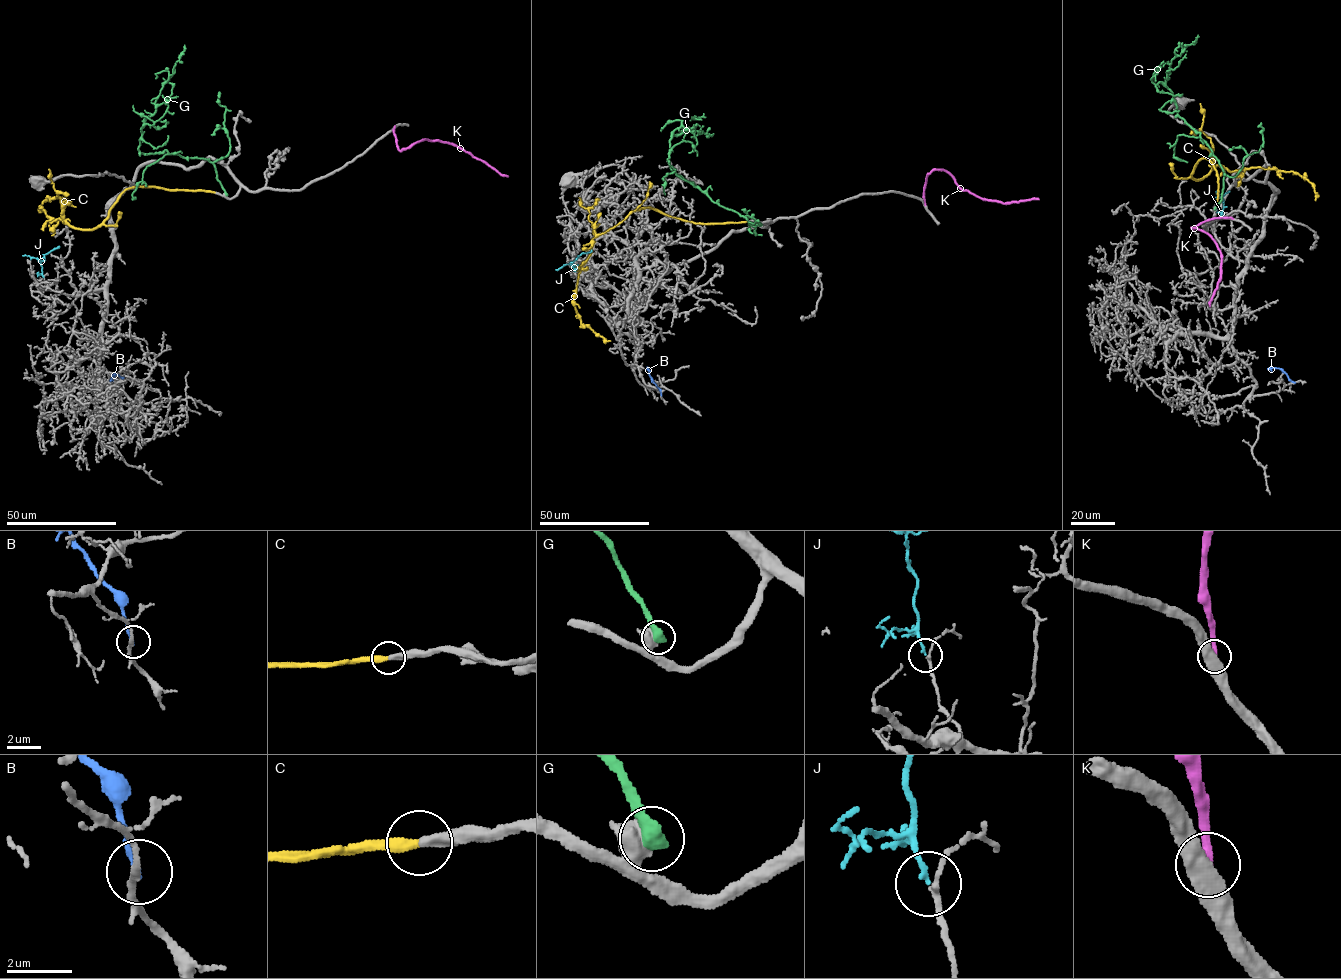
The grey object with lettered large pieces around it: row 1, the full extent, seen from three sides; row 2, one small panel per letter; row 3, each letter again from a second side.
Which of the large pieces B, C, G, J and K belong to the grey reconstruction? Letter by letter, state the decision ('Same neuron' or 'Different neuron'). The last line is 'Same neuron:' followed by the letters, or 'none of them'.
B: Different neuron
C: Same neuron
G: Different neuron
J: Same neuron
K: Different neuron
Same neuron: C, J

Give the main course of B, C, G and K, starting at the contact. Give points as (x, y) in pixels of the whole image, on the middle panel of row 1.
B: (661, 395), (647, 367)
C: (746, 221), (694, 223), (649, 207), (629, 213), (592, 239), (573, 305), (582, 325), (610, 340)
G: (757, 221), (748, 222), (746, 217), (714, 203), (670, 167), (668, 160), (672, 135), (688, 127), (712, 135)
K: (925, 204), (926, 175), (933, 170), (945, 170), (962, 189), (982, 198), (1004, 203), (1039, 200)

